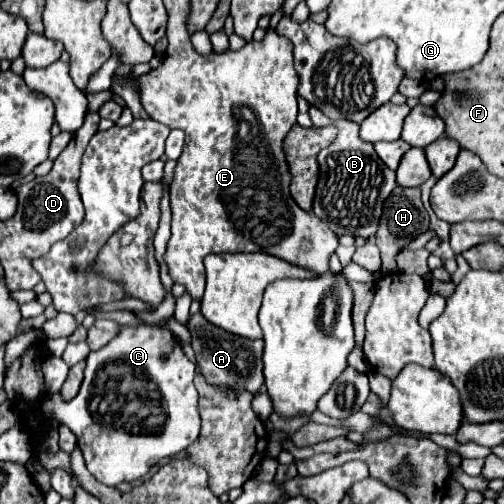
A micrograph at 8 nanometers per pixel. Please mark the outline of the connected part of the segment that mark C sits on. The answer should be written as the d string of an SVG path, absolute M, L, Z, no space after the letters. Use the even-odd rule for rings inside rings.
M141 318L137 320L137 326L121 326L117 336L107 346L87 356L87 368L81 390L71 402L65 402L60 393L47 394L41 400L41 414L71 428L83 450L87 470L105 486L117 486L143 478L159 460L183 452L200 434L198 392L193 384L195 364L185 356L177 336L165 326L167 320L155 324L149 324ZM105 408L139 408L139 412L133 412L135 424L131 426L123 424L121 420L115 420L115 412L113 416L107 416Z

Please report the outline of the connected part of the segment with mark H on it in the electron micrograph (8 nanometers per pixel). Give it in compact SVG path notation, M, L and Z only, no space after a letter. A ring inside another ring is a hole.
M397 186L391 196L385 200L383 206L383 216L379 222L379 230L377 230L377 246L381 250L381 258L383 258L383 268L381 272L393 272L393 268L397 268L397 254L403 250L403 246L407 246L411 240L415 240L419 234L429 230L429 214L421 202L421 192L419 188L401 188Z

